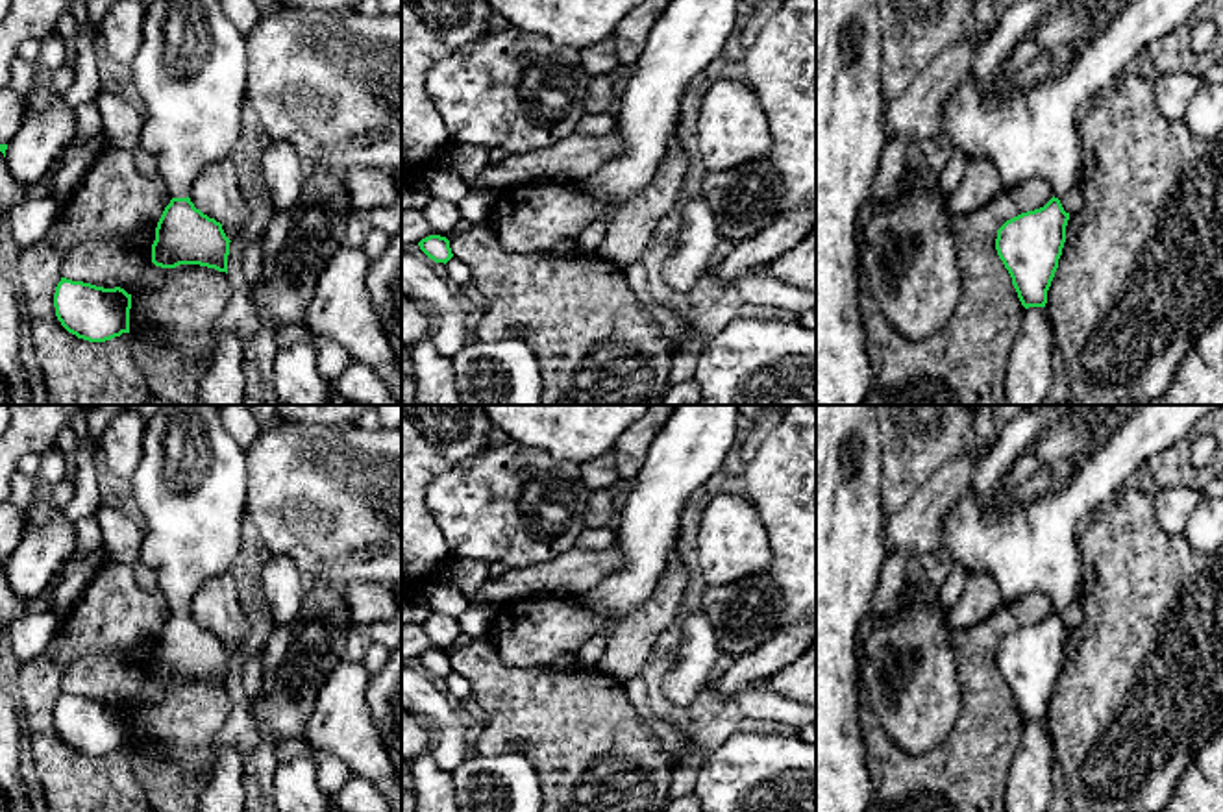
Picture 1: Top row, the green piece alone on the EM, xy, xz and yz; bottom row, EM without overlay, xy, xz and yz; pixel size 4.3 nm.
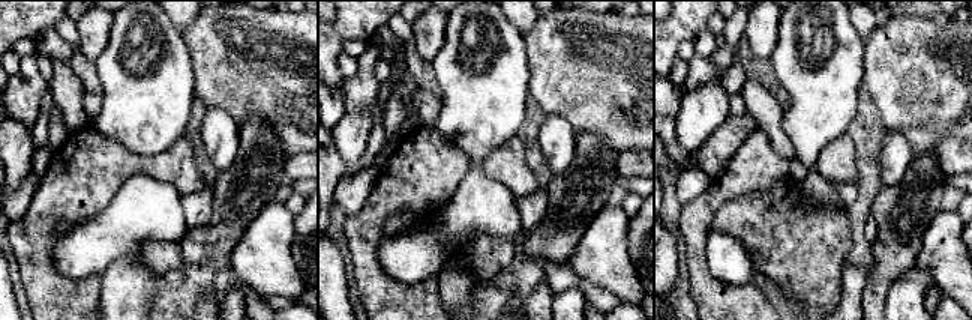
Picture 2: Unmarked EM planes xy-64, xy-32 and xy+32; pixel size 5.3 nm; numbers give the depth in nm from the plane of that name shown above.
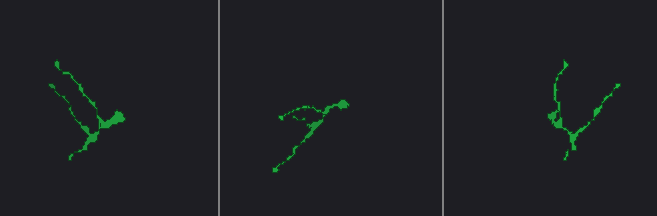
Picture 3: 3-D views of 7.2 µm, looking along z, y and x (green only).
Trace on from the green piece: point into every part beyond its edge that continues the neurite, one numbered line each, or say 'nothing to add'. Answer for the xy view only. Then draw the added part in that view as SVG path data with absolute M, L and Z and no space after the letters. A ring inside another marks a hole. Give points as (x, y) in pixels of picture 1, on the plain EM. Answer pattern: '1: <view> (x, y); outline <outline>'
1: xy (189, 485); outline M165 405L146 420L142 457L124 485L133 507L146 520L141 544L141 564L148 568L172 612L187 612L191 599L207 581L226 573L241 547L246 518L246 457L244 449L222 424L218 405Z

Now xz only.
nothing to add

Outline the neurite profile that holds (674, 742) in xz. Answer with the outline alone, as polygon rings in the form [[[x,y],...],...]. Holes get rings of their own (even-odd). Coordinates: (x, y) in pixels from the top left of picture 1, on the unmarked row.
[[[642,673],[625,681],[624,686],[629,701],[642,716],[642,721],[659,742],[661,751],[664,753],[670,768],[673,769],[677,760],[698,745],[696,736],[688,736],[683,729],[661,721],[653,716],[648,705],[648,690]]]

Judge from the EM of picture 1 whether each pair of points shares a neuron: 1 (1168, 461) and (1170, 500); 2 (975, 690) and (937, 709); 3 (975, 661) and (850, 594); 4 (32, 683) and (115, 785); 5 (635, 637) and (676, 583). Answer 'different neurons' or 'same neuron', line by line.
1: different neurons
2: different neurons
3: different neurons
4: same neuron
5: same neuron

